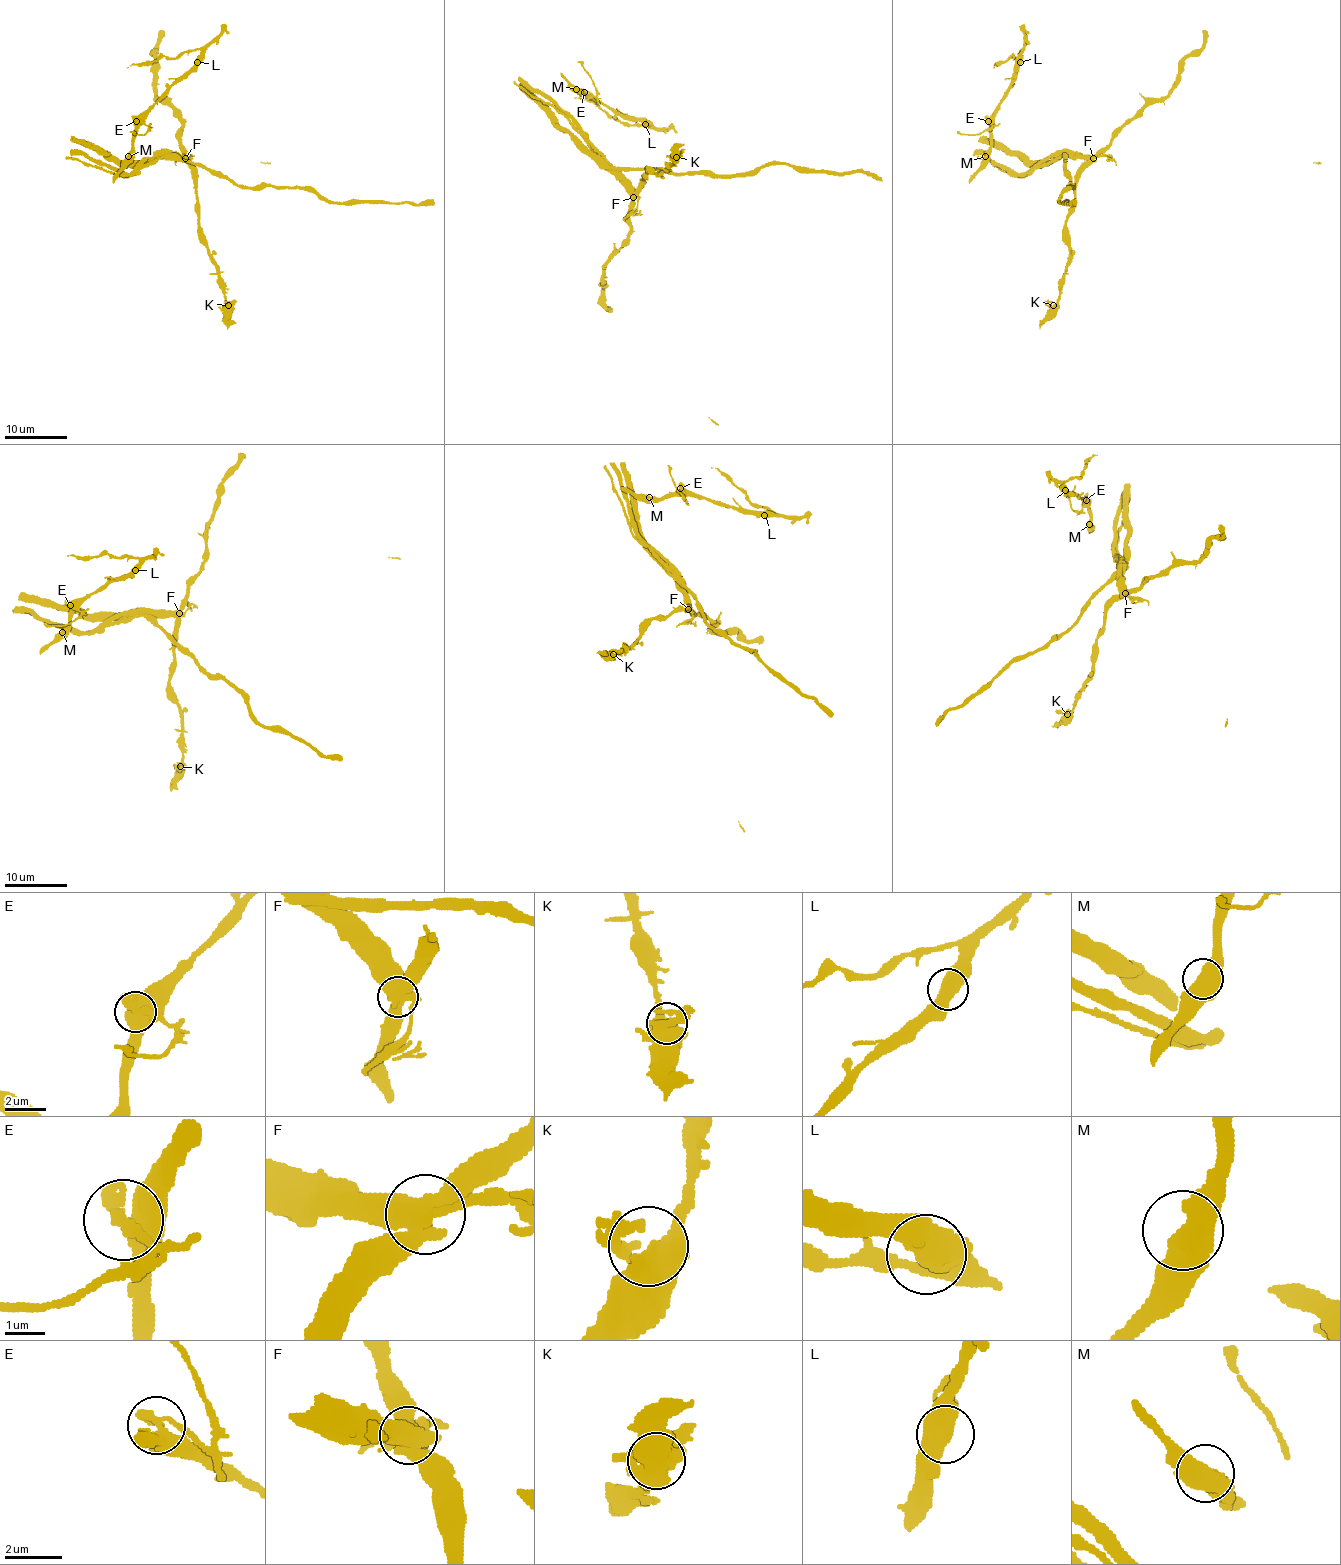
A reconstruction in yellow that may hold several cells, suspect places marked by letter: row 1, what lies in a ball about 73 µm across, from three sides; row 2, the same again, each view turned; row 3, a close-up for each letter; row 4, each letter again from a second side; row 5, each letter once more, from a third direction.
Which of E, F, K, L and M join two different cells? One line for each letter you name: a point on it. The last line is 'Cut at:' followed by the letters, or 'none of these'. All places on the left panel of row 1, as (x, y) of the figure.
E: place (136, 121)
F: place (185, 158)
Cut at: E, F

